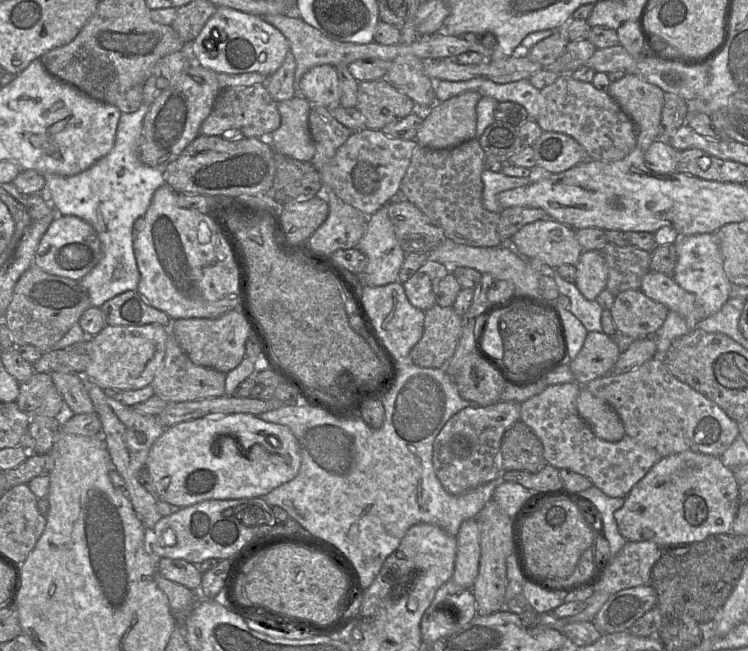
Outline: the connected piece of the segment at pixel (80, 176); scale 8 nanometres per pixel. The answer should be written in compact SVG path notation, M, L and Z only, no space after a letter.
M142 103L132 113L122 113L116 131L116 140L111 151L95 162L91 167L72 176L60 176L53 173L41 173L46 179L48 198L58 215L73 215L88 222L96 230L101 242L101 258L95 267L79 280L90 297L92 306L100 307L107 300L129 290L137 290L140 272L134 254L134 222L143 217L149 208L154 192L166 184L163 171L144 164L138 156L138 147L143 128L143 120L150 105Z

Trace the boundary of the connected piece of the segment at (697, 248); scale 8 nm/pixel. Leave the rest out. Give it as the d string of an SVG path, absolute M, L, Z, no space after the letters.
M717 233L680 235L674 243L677 249L677 263L672 279L684 290L695 295L706 315L713 315L730 298L732 283L727 278L720 251Z

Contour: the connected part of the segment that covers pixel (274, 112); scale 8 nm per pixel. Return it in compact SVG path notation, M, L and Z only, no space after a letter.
M254 84L248 87L224 88L215 99L209 116L200 128L204 136L222 136L227 140L239 138L266 138L281 124L277 102L271 97L265 84Z

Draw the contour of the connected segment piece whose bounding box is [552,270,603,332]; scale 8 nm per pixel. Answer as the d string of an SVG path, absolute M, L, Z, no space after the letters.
M555 270L552 271L560 295L570 299L569 311L581 321L588 332L603 332L601 326L603 308L599 303L596 300L586 299L575 283L564 280Z

